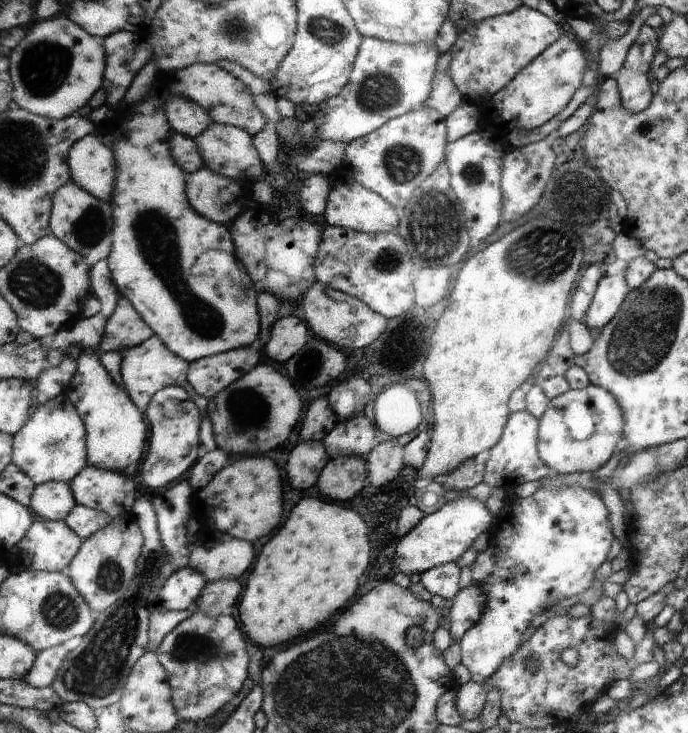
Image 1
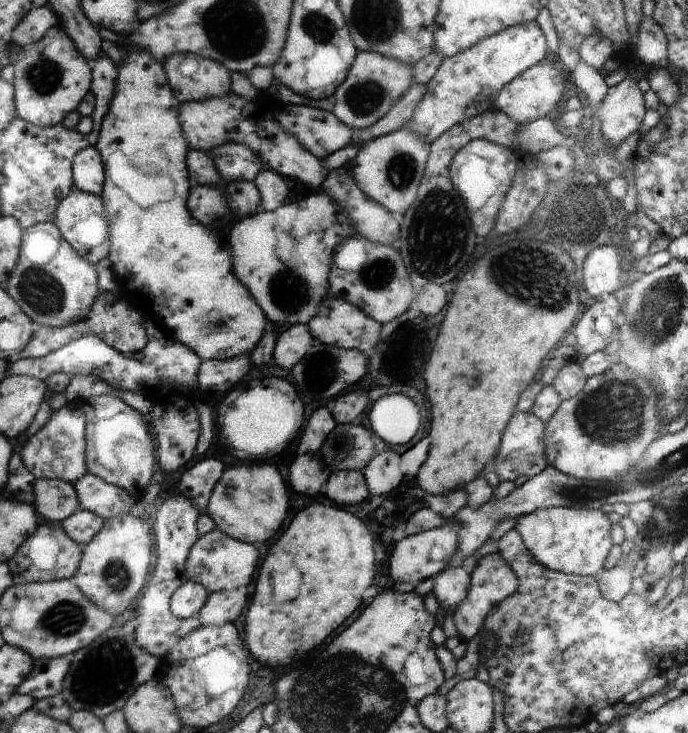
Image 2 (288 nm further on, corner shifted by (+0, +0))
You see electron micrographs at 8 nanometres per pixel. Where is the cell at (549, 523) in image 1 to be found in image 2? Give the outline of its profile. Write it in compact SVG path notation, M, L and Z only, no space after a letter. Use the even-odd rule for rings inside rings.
M545 508L535 510L527 516L519 516L515 530L523 538L523 546L527 552L535 556L535 560L561 574L573 576L589 576L601 568L609 554L609 520L601 510L575 510L575 508Z

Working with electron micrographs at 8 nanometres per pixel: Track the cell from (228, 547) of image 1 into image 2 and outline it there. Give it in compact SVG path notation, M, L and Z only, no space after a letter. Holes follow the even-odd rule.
M213 528L213 532L205 534L189 554L187 580L203 584L209 592L235 592L239 588L251 586L257 572L257 564L259 564L259 550L253 544L245 544Z

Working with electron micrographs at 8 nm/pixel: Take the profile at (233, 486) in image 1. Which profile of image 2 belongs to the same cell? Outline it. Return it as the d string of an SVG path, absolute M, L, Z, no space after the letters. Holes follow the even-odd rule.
M235 466L229 468L221 484L215 488L207 516L215 522L217 530L227 532L229 536L245 542L257 544L267 542L279 534L289 510L289 490L275 466Z

